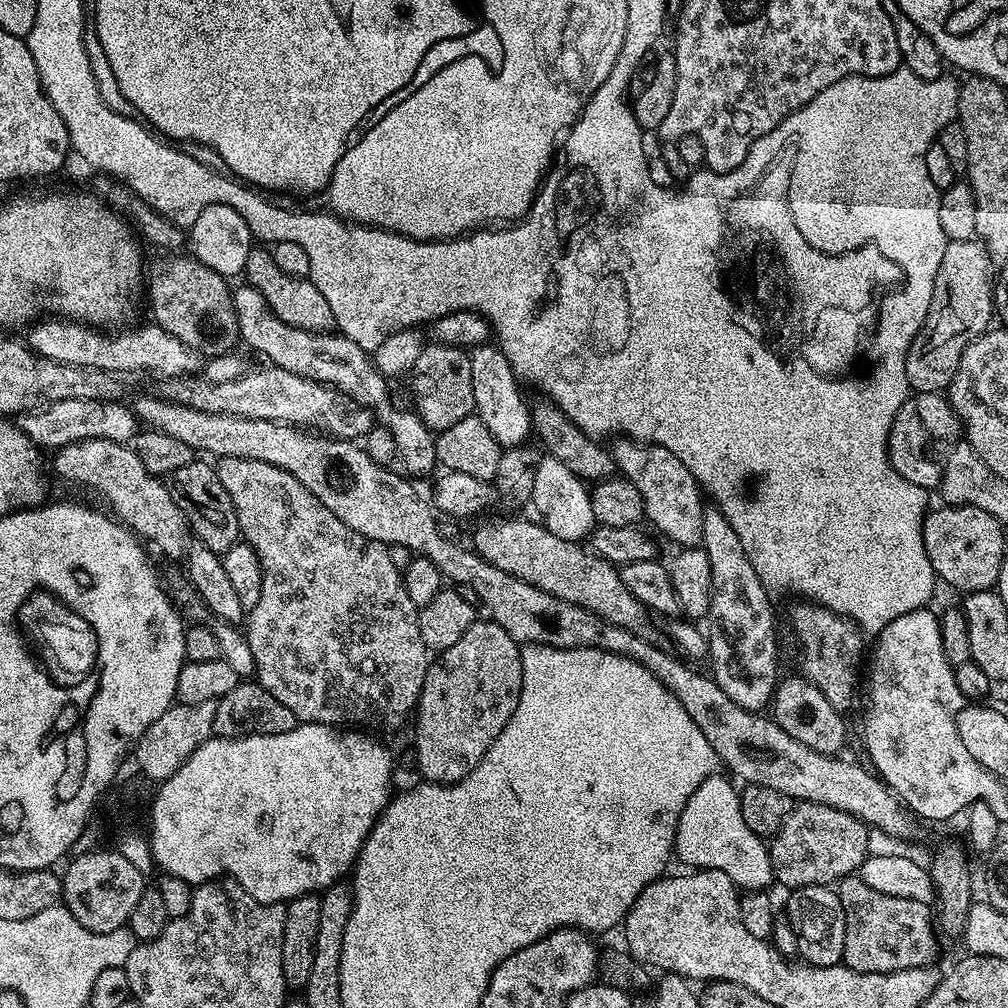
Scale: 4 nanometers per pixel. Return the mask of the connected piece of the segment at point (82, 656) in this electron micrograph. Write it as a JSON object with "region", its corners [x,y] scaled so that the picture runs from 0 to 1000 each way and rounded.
{"region":[[[37,585],[24,594],[24,600],[18,608],[18,619],[23,630],[37,644],[40,642],[44,646],[43,658],[61,672],[82,673],[94,661],[95,641],[89,637],[92,634],[91,622],[72,603],[67,602],[52,588]]]}

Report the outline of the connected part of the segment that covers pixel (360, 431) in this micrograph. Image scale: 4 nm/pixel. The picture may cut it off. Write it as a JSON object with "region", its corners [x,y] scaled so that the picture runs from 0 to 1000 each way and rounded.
{"region":[[[261,364],[255,369],[247,367],[234,377],[215,381],[208,381],[200,375],[197,378],[190,377],[194,375],[167,375],[162,378],[161,393],[168,399],[184,401],[197,409],[276,417],[279,421],[305,423],[310,427],[322,425],[326,434],[338,437],[352,438],[354,435],[360,435],[371,424],[370,410],[350,403],[332,385],[316,381],[308,375],[300,375],[296,371],[288,371],[288,367]]]}

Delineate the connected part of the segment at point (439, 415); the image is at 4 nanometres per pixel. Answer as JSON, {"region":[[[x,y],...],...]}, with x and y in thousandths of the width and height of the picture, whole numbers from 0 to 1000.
{"region":[[[442,341],[422,342],[415,353],[409,373],[412,377],[411,407],[420,421],[430,429],[445,426],[451,419],[456,419],[471,408],[466,361],[465,352],[459,346]]]}

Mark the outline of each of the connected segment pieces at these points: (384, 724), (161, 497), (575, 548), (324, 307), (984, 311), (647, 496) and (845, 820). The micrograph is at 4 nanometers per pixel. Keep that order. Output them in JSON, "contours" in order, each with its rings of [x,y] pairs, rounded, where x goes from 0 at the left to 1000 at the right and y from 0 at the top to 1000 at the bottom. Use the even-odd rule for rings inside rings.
{"contours":[[[[217,453],[212,463],[220,482],[224,482],[224,490],[228,490],[228,498],[232,498],[232,506],[236,510],[236,522],[241,539],[246,540],[258,559],[260,565],[260,589],[256,597],[244,611],[244,634],[248,641],[248,649],[252,649],[253,674],[265,687],[272,688],[280,700],[287,702],[295,715],[303,718],[328,718],[330,720],[348,720],[353,724],[369,724],[378,722],[381,726],[389,726],[401,718],[401,713],[410,709],[413,697],[417,695],[417,686],[421,684],[421,674],[425,668],[427,648],[417,632],[417,608],[407,597],[407,589],[403,589],[403,581],[399,568],[391,562],[385,549],[385,541],[363,534],[355,530],[355,526],[347,526],[339,514],[331,514],[292,470],[280,466],[276,462],[268,462],[268,458],[256,458],[244,454]]],[[[101,435],[75,438],[55,449],[50,464],[56,467],[60,476],[67,480],[80,480],[92,484],[101,495],[107,496],[120,520],[126,522],[140,537],[152,540],[163,551],[175,556],[184,551],[188,539],[187,515],[169,494],[166,479],[160,473],[149,470],[141,462],[134,443],[117,438],[103,438]]],[[[492,516],[489,520],[476,520],[466,537],[467,543],[482,558],[494,565],[502,565],[502,569],[510,569],[510,573],[518,573],[518,577],[529,579],[566,599],[576,599],[582,607],[597,611],[639,635],[652,634],[643,616],[643,604],[625,589],[625,585],[621,585],[612,561],[592,552],[572,537],[551,533],[539,520],[528,516]]],[[[252,244],[248,248],[248,256],[244,256],[240,274],[241,277],[246,277],[243,278],[245,285],[256,288],[256,292],[264,296],[264,304],[268,304],[268,308],[276,312],[276,315],[280,315],[280,319],[284,319],[286,323],[305,329],[327,329],[334,324],[331,308],[327,308],[323,295],[317,291],[315,284],[312,284],[309,278],[301,274],[289,274],[276,268],[265,245]]],[[[971,237],[946,238],[938,244],[934,264],[927,276],[926,298],[923,300],[922,311],[913,330],[907,335],[899,355],[899,375],[906,390],[931,389],[936,390],[943,381],[946,371],[952,362],[954,351],[963,343],[965,337],[981,328],[986,317],[986,259],[972,241]]],[[[622,435],[612,436],[608,440],[611,441],[605,444],[607,456],[611,460],[614,471],[628,480],[632,484],[633,490],[636,491],[642,519],[647,519],[657,531],[664,532],[675,544],[688,544],[696,541],[696,514],[700,496],[696,491],[694,481],[690,479],[688,470],[685,470],[685,466],[681,462],[677,462],[677,458],[673,454],[669,454],[669,450],[665,450],[665,446],[654,444],[652,440],[640,442],[638,439]]],[[[791,797],[764,837],[769,876],[779,877],[782,883],[799,881],[805,877],[825,879],[839,869],[852,866],[853,858],[862,850],[860,839],[862,826],[861,818],[839,804],[831,804],[818,798]]]]}

